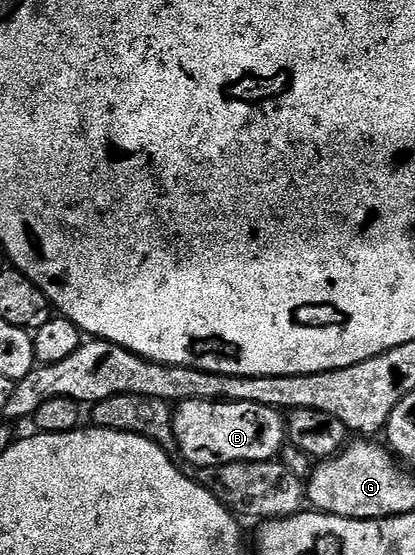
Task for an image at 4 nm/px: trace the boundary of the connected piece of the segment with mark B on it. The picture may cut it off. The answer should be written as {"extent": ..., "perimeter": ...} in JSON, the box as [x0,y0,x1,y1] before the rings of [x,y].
{"extent":[172,401,286,469],"perimeter":[[[186,401],[175,408],[172,417],[175,446],[180,447],[179,458],[203,469],[219,469],[232,463],[271,463],[286,446],[286,419],[272,407],[257,403],[233,403],[231,401]]]}

